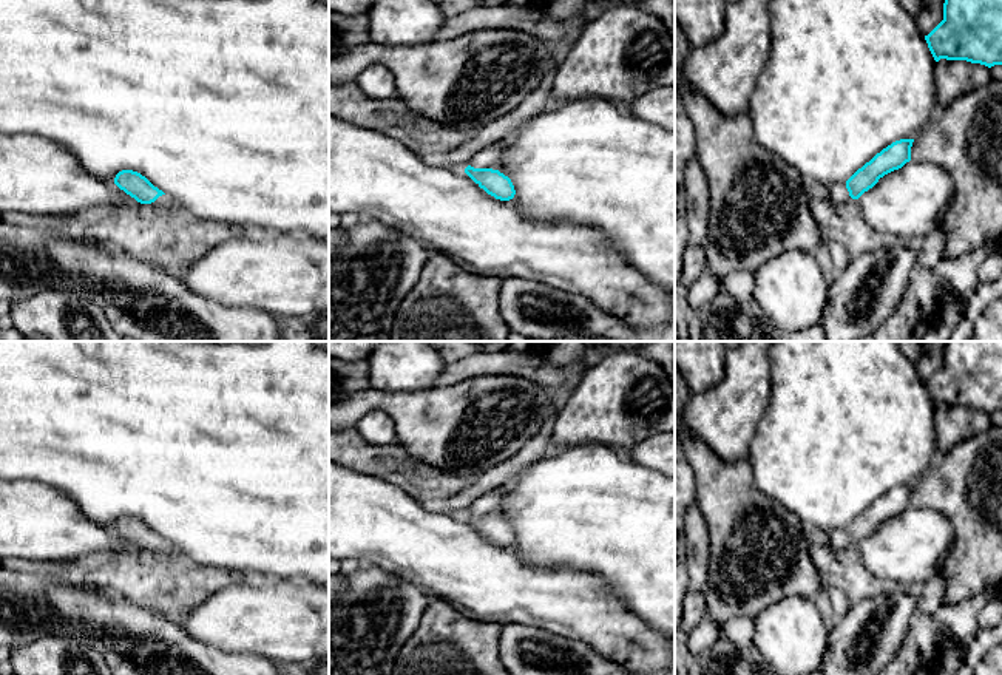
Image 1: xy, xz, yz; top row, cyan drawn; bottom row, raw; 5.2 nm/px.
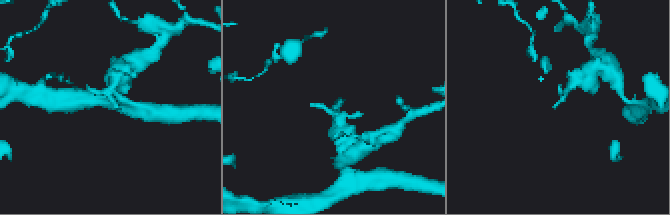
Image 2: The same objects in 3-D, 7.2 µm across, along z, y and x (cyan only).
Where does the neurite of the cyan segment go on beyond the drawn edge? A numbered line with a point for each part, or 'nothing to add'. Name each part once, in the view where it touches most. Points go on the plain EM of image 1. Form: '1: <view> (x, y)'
1: xz (491, 502)

